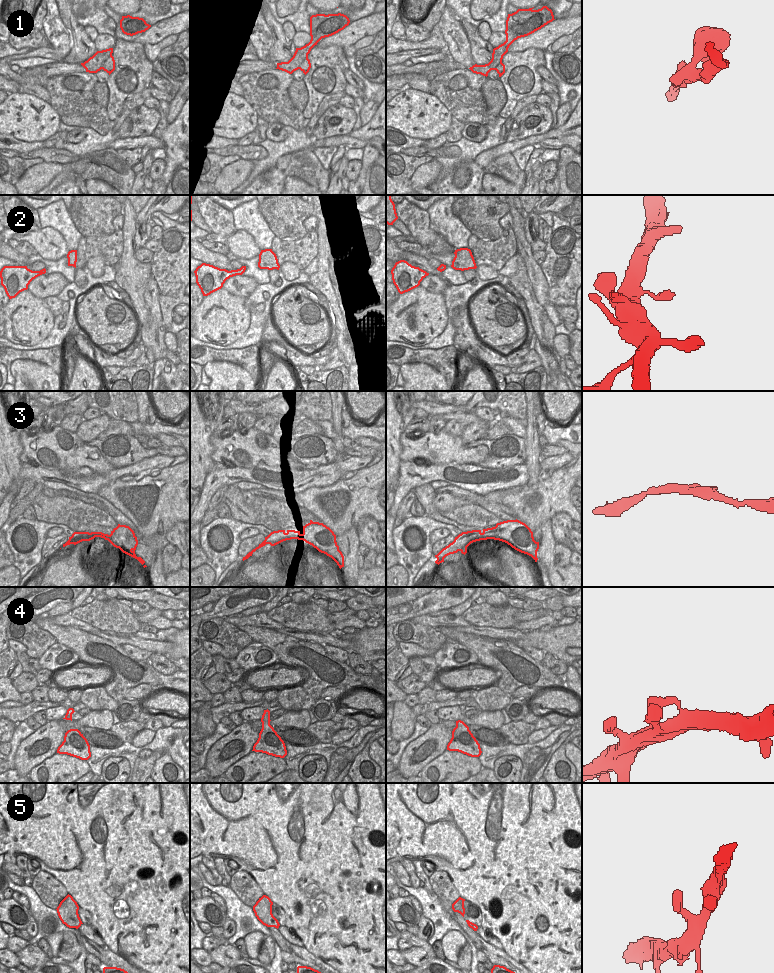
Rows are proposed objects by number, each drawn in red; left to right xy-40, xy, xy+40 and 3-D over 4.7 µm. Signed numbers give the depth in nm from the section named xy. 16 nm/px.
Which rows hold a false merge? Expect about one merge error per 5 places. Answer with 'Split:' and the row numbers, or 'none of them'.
Split: none of them.

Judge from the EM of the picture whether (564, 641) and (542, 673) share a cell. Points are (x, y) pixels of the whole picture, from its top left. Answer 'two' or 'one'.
two

